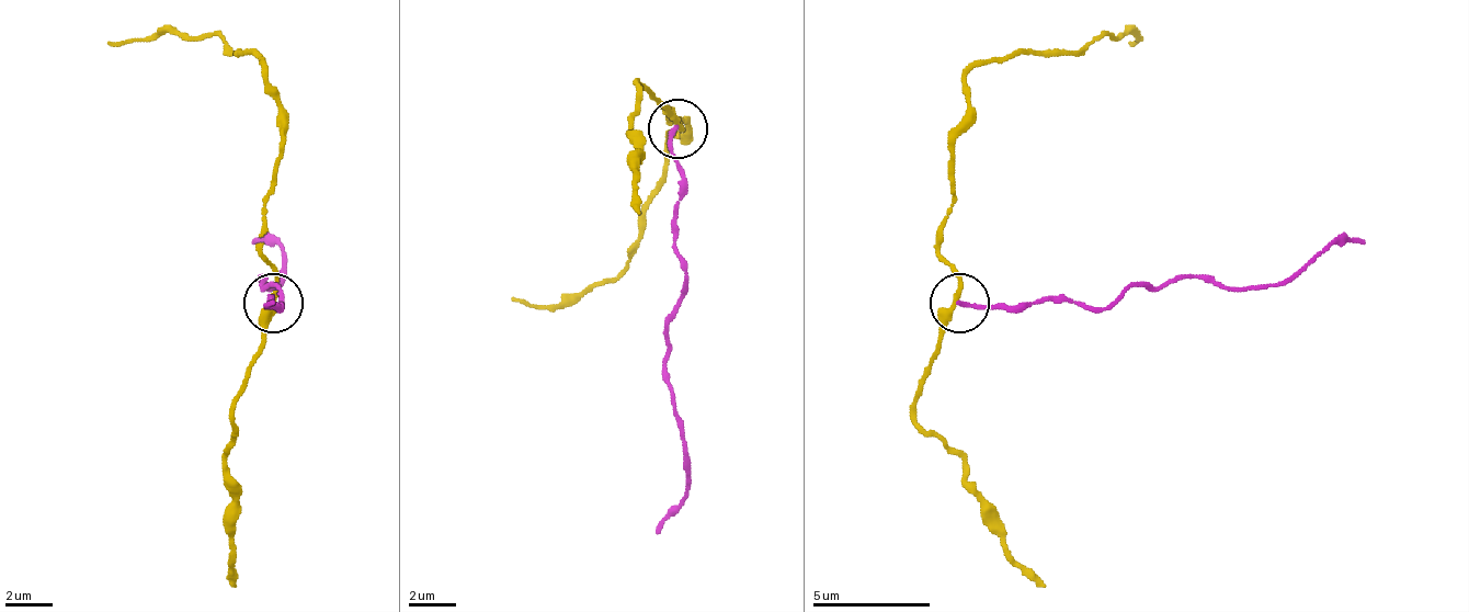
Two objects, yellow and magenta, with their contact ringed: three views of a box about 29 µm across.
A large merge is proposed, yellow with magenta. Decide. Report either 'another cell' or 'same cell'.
another cell

